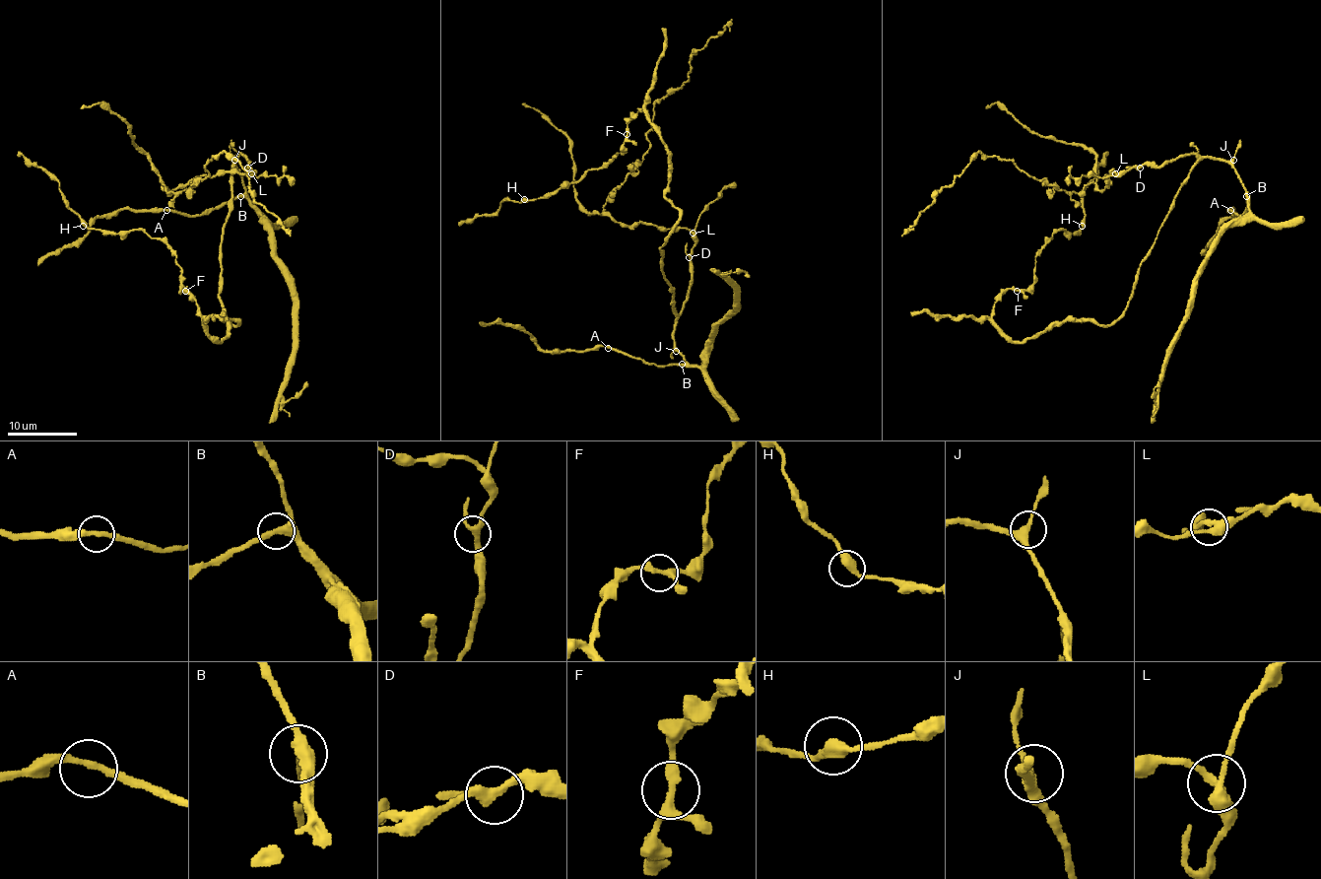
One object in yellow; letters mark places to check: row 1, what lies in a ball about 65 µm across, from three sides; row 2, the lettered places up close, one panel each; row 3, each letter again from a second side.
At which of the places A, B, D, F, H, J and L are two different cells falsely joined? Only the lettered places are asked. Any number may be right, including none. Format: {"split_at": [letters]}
{"split_at": []}

